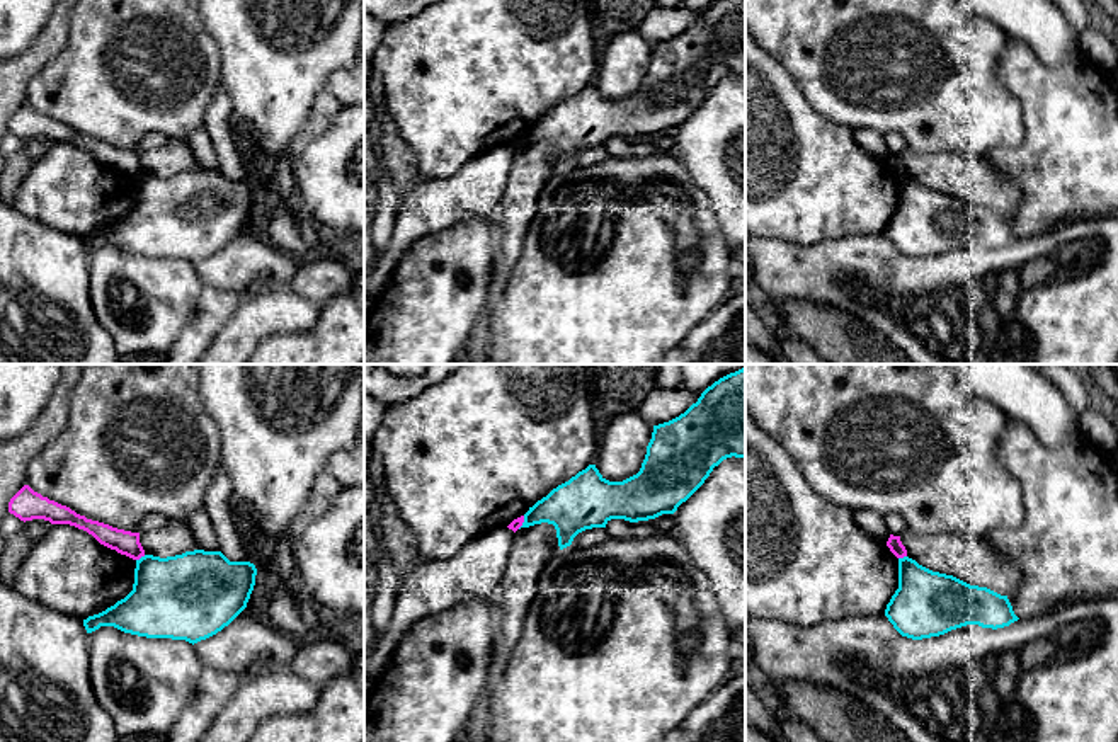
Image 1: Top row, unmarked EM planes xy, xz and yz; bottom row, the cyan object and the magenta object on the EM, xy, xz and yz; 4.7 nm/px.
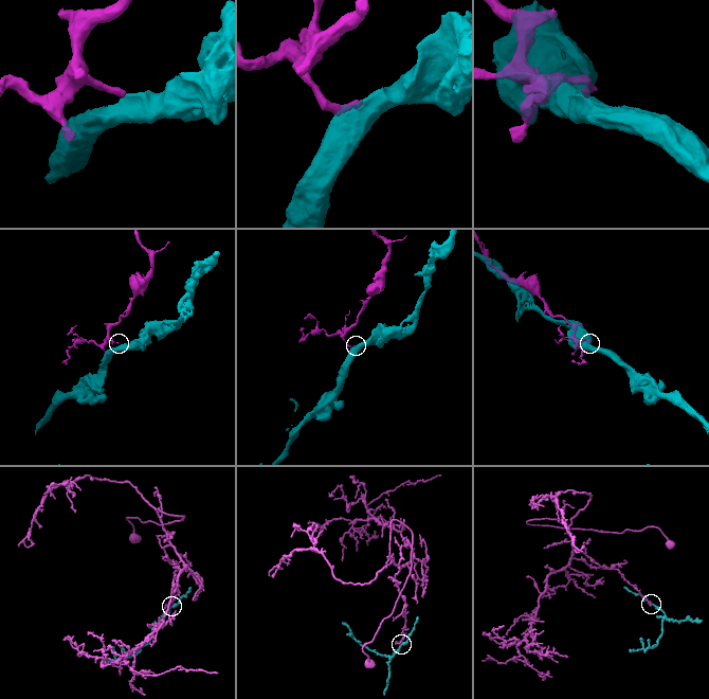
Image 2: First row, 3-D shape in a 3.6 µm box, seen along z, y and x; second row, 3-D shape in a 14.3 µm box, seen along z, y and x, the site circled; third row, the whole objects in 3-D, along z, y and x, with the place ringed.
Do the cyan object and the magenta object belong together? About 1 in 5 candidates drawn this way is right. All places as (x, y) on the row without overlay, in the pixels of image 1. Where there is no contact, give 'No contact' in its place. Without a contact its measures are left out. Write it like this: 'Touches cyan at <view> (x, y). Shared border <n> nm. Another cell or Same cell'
Touches cyan at xy (142, 176). Shared border 50 nm. Another cell

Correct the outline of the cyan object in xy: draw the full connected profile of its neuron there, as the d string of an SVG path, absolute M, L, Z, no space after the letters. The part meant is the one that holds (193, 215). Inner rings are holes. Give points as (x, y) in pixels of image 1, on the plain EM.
M194 168L136 179L133 209L106 230L83 238L87 252L114 245L146 257L197 262L228 245L255 204L250 180L230 180L221 170Z

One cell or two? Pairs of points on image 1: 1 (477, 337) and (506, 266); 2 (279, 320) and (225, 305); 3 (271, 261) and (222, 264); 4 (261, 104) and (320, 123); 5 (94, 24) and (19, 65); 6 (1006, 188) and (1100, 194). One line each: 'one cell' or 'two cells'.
1: one cell
2: two cells
3: one cell
4: two cells
5: two cells
6: two cells

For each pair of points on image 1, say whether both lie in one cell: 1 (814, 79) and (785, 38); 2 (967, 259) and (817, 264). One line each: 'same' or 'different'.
1: same
2: same

